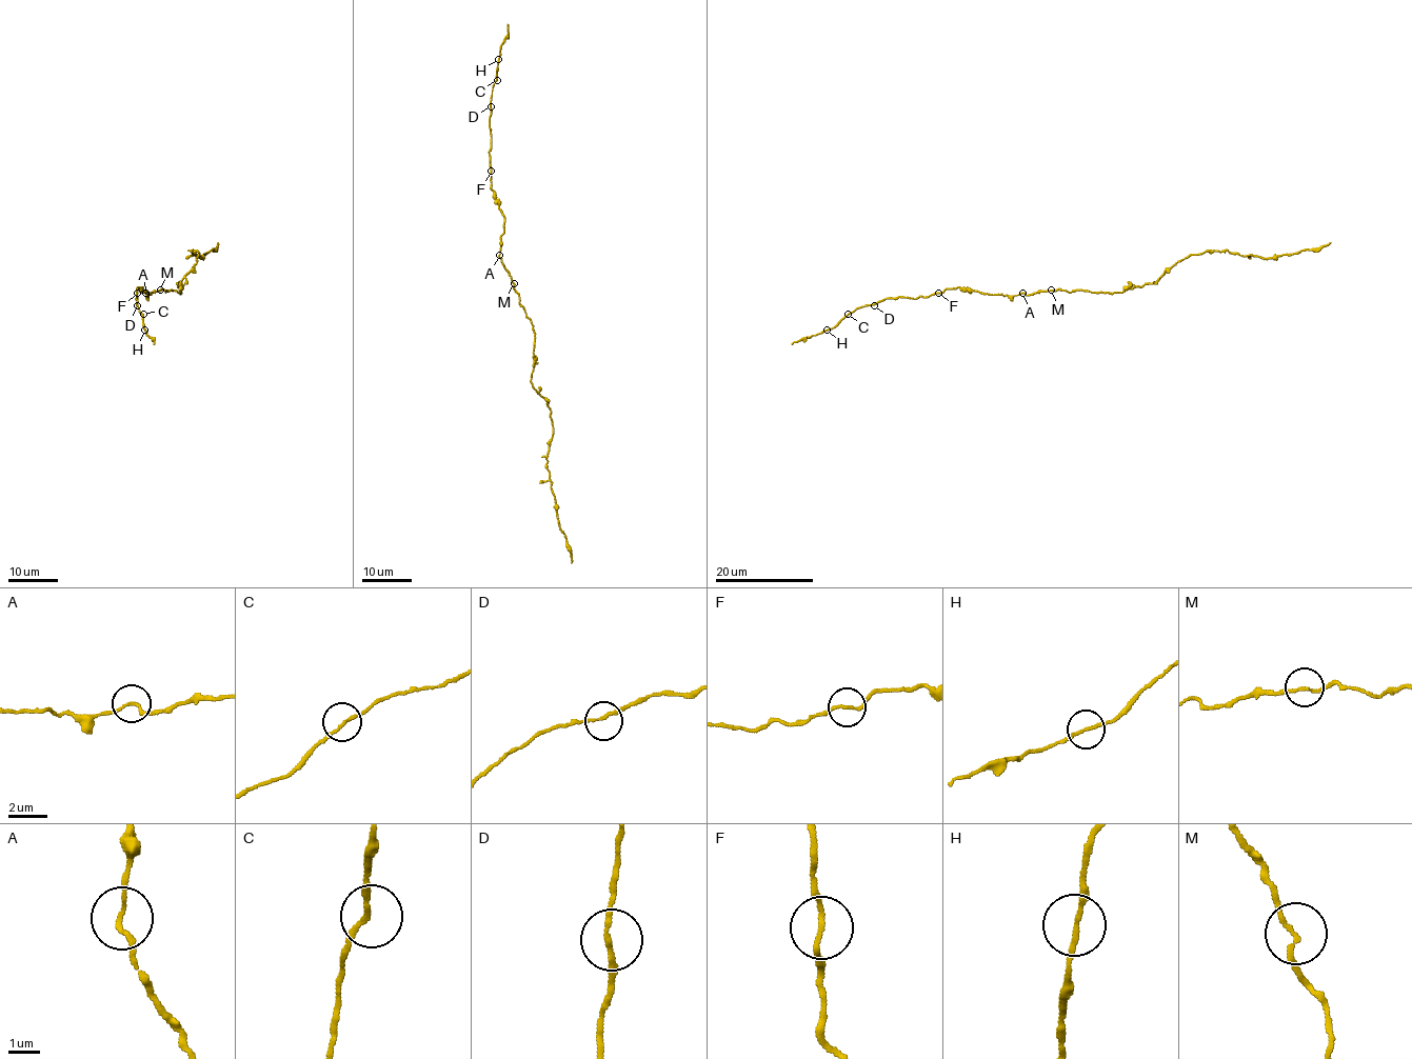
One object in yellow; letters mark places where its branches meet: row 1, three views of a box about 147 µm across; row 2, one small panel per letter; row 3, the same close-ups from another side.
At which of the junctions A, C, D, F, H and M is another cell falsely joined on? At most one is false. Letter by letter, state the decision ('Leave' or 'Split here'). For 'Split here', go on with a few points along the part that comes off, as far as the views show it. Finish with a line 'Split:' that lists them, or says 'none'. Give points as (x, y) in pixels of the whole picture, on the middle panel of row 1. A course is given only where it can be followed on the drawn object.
A: Leave
C: Leave
D: Leave
F: Leave
H: Leave
M: Leave
Split: none

